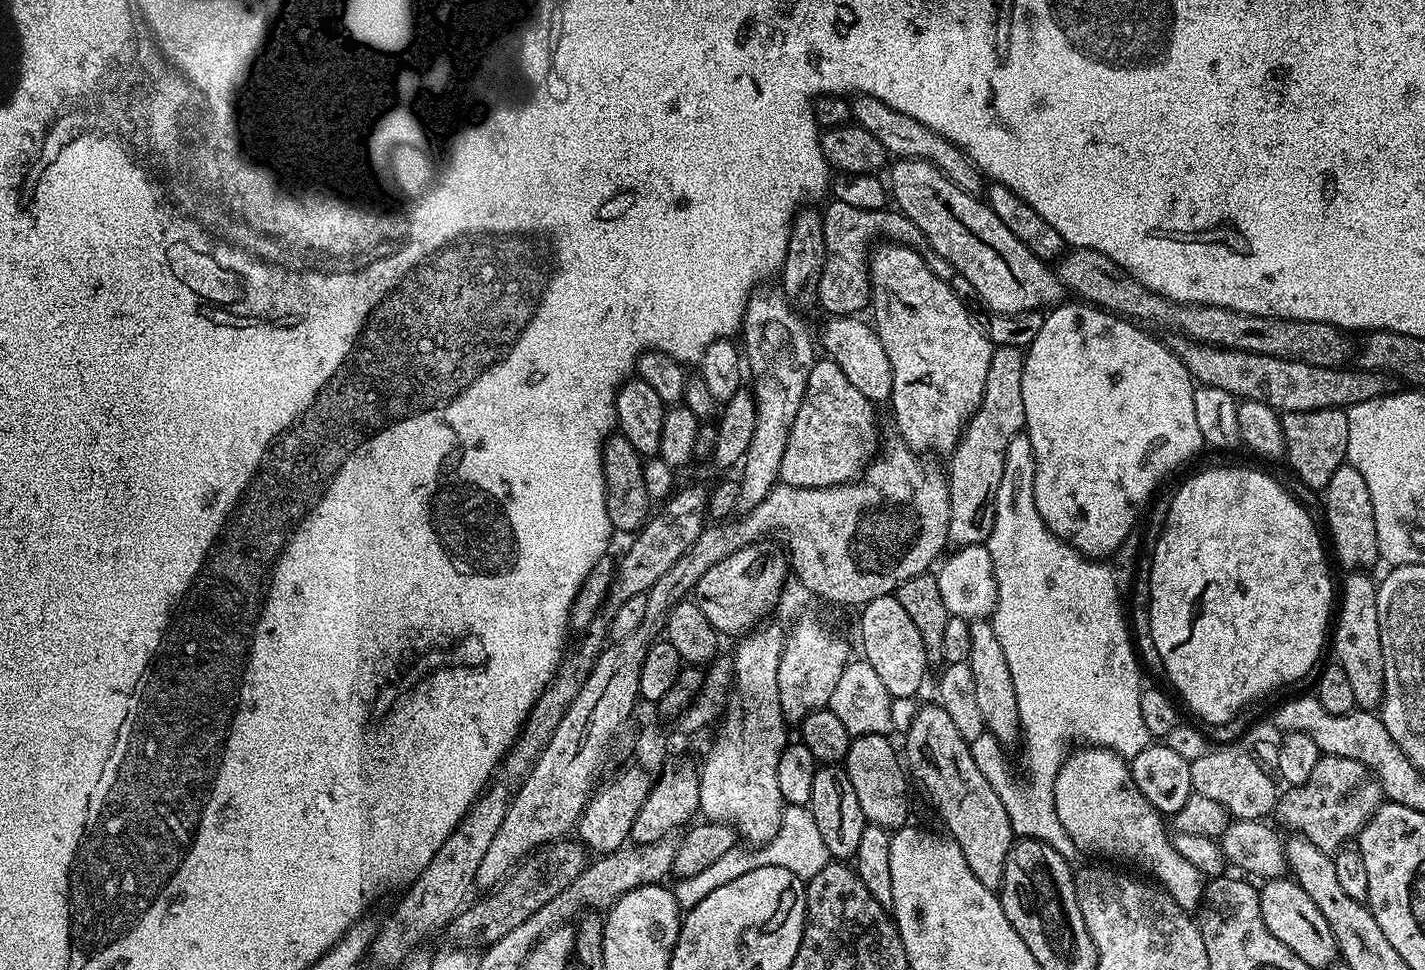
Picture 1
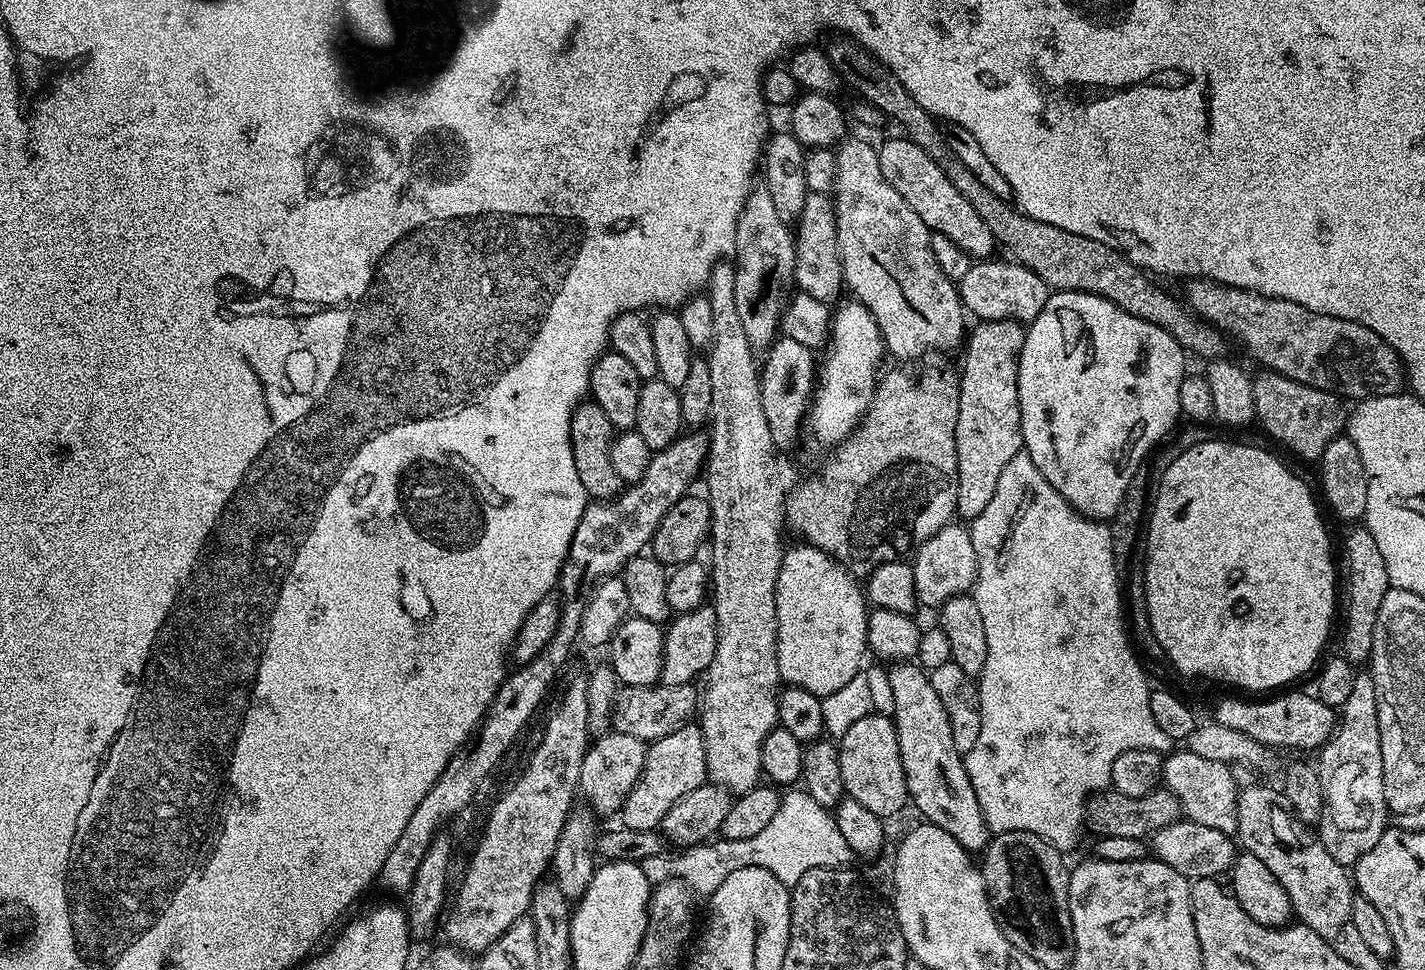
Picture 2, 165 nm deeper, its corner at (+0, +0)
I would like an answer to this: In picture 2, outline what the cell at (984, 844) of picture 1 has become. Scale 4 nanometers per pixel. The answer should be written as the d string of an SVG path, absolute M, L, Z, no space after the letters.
M896 662L887 669L891 689L894 690L894 719L898 734L898 750L902 754L902 770L906 774L909 801L921 812L923 819L929 824L938 826L950 834L969 854L979 853L987 848L990 829L982 814L982 806L978 806L978 794L974 794L974 786L970 786L970 774L964 765L964 756L954 746L954 734L950 734L950 718L946 714L946 706L942 706L942 698L934 691L928 672L916 662Z

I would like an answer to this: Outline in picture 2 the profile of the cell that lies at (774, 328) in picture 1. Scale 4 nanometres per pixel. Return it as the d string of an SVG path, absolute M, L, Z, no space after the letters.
M763 186L753 187L744 203L736 227L734 267L734 302L738 305L738 318L742 318L742 328L753 349L767 350L781 331L784 310L794 288L796 242L793 229L778 218L770 190Z

